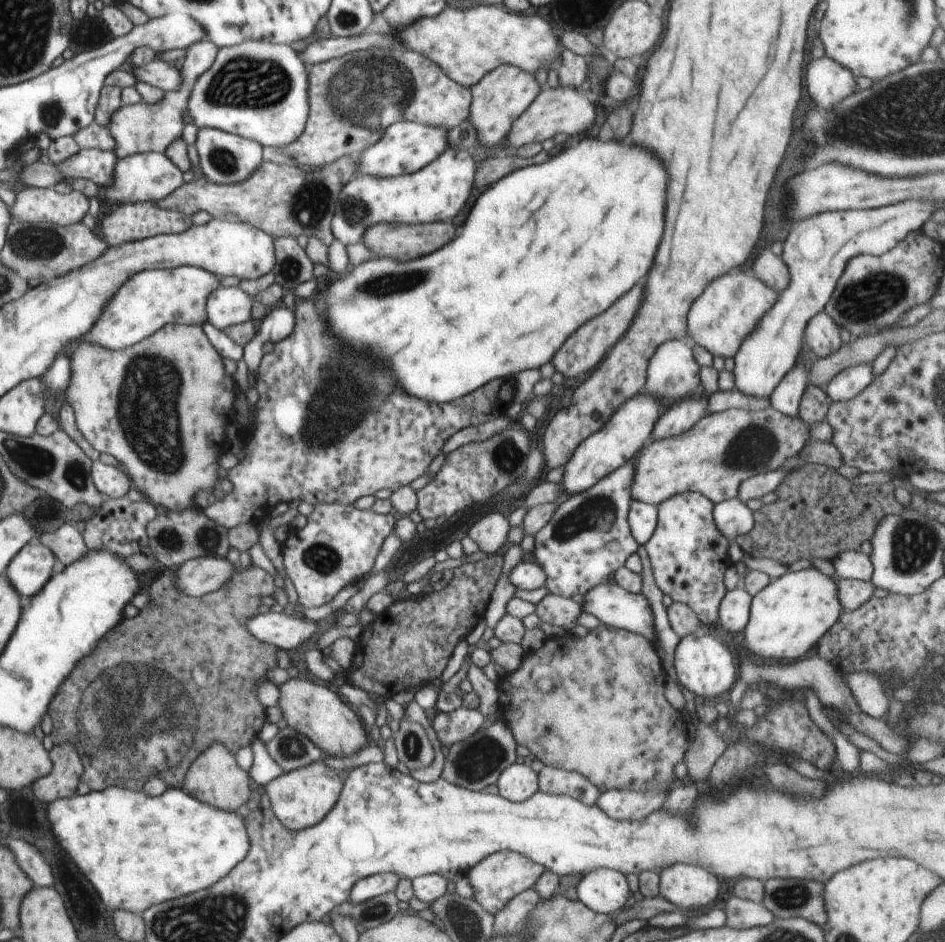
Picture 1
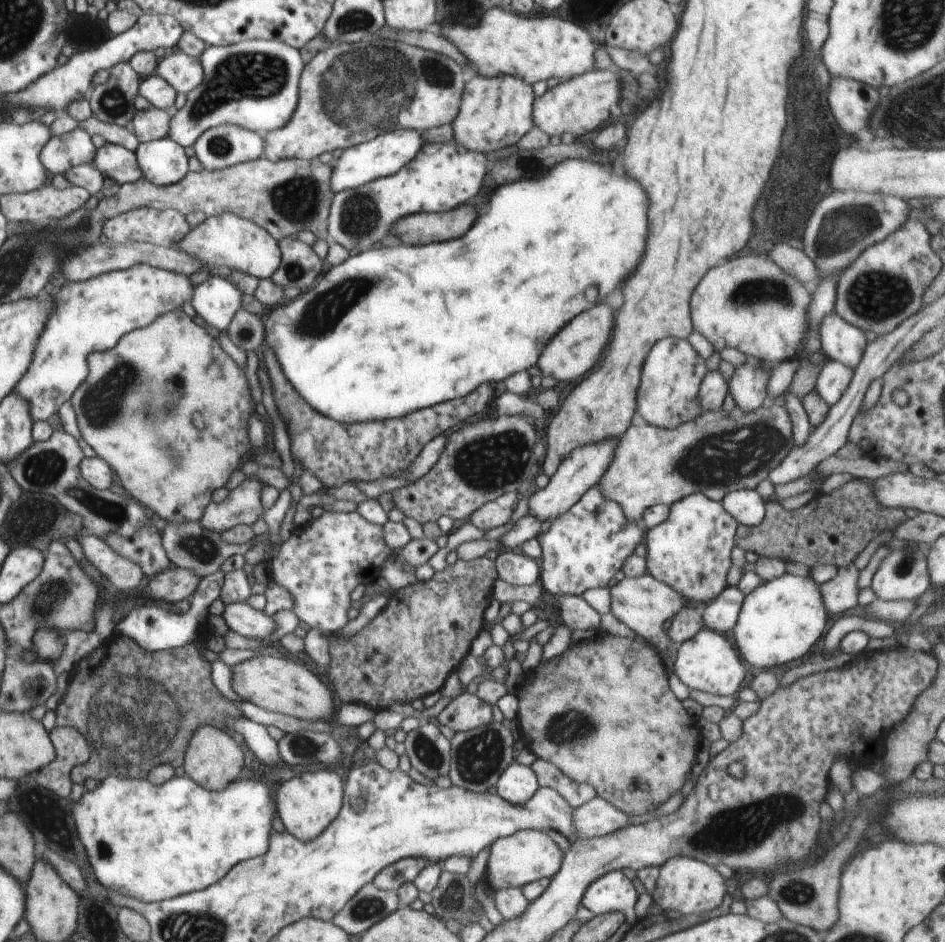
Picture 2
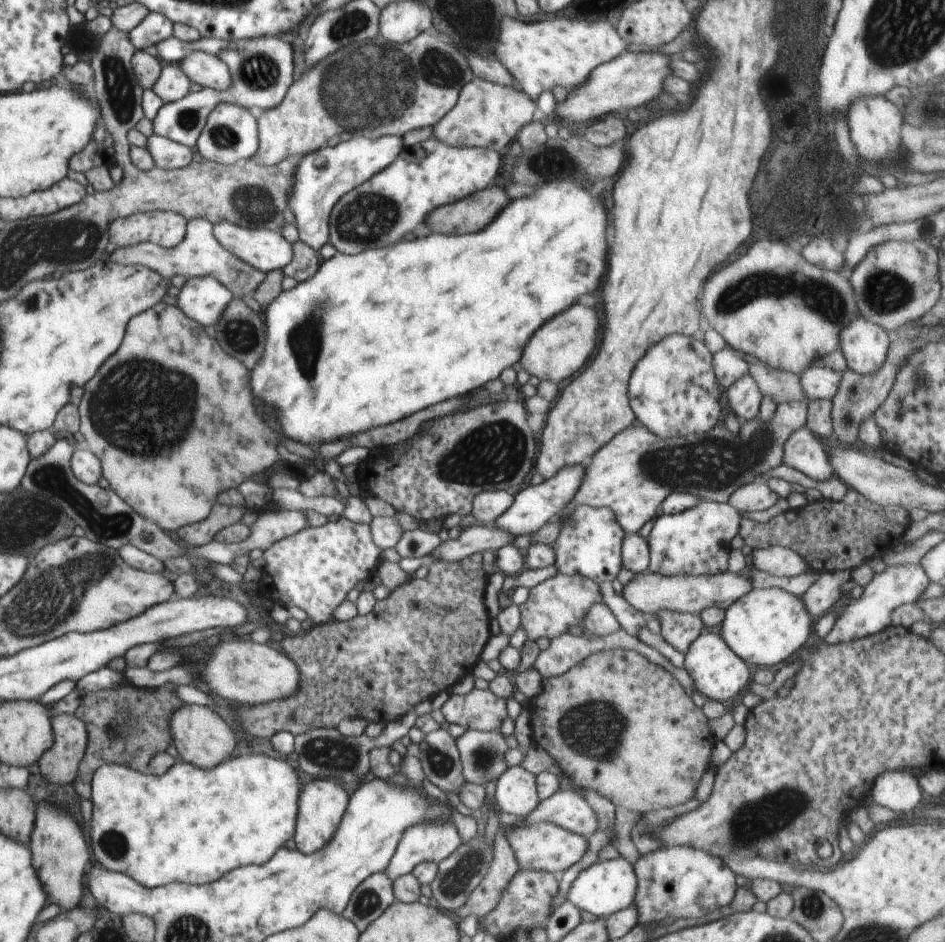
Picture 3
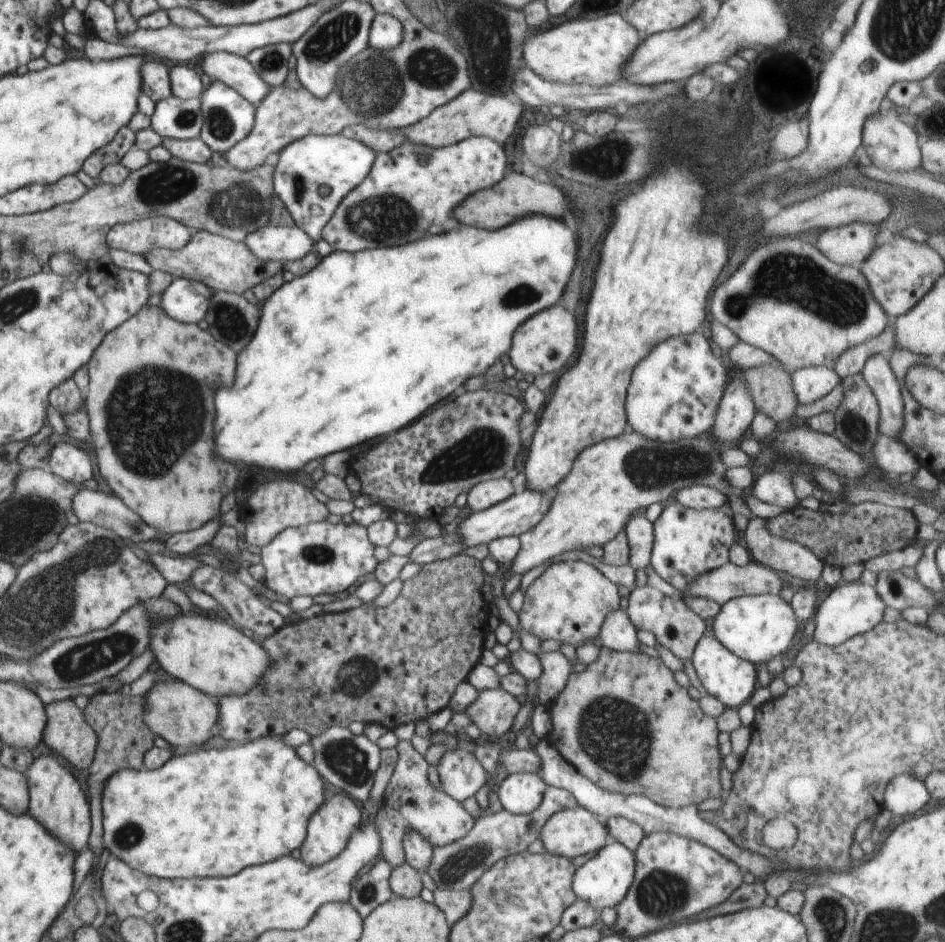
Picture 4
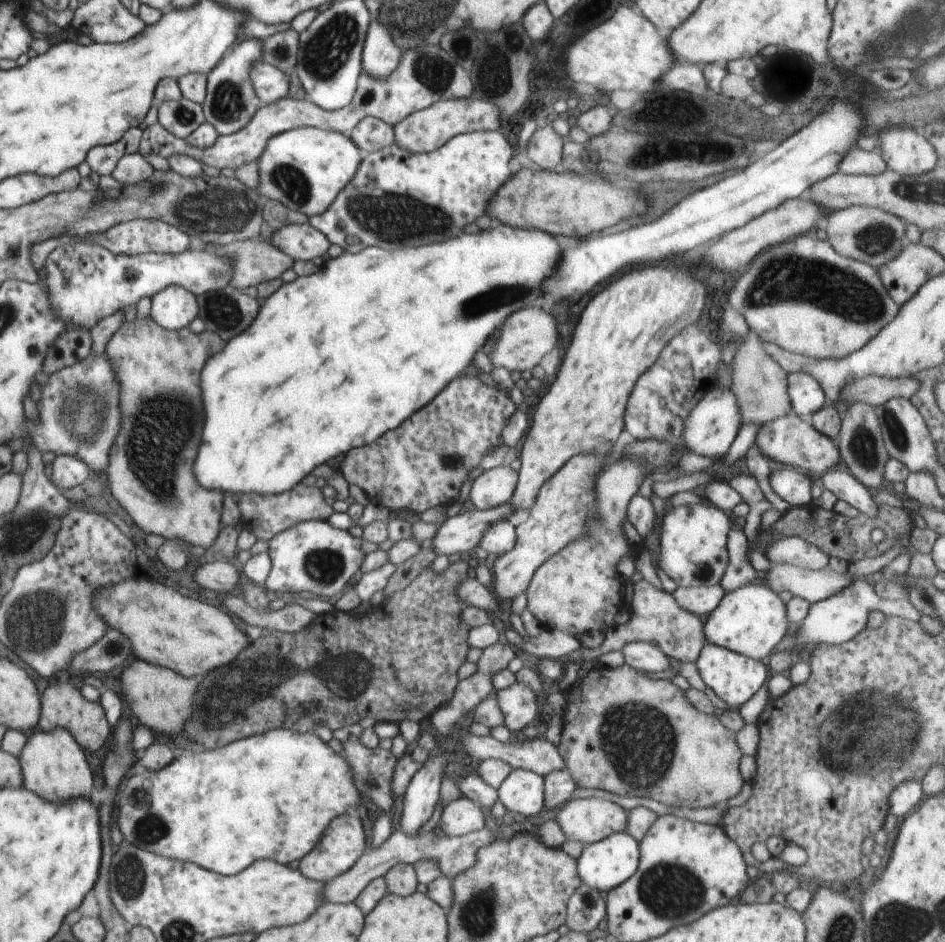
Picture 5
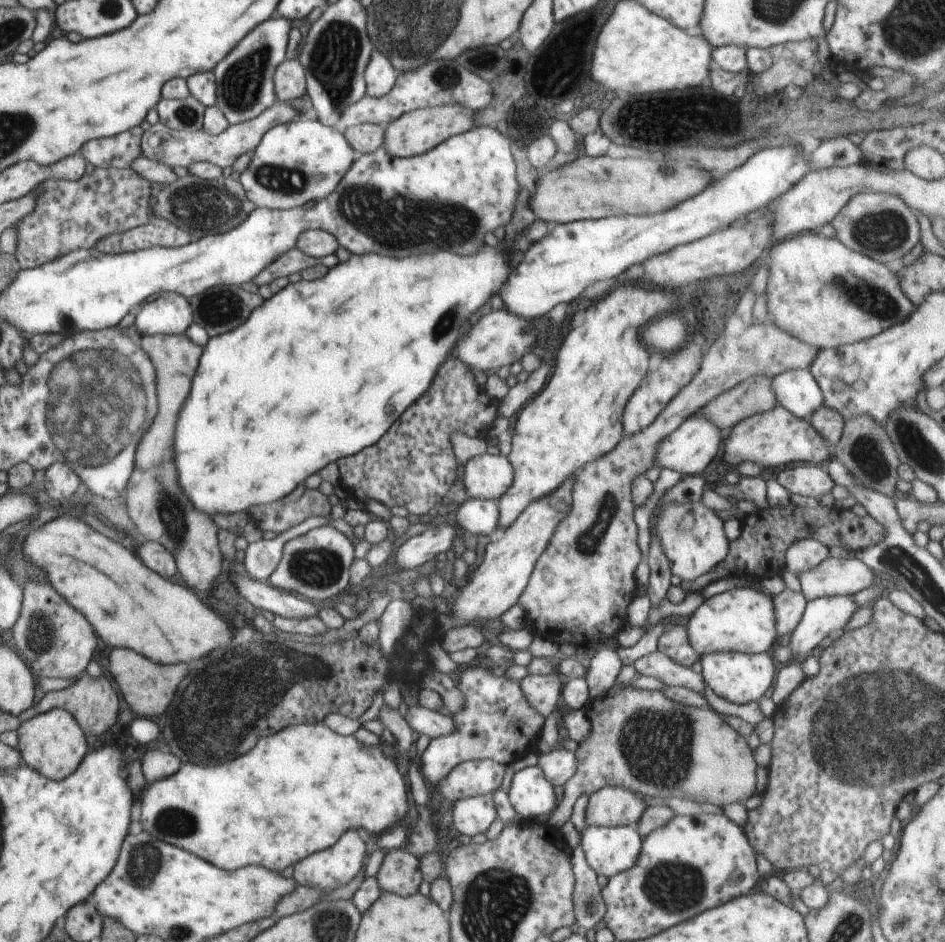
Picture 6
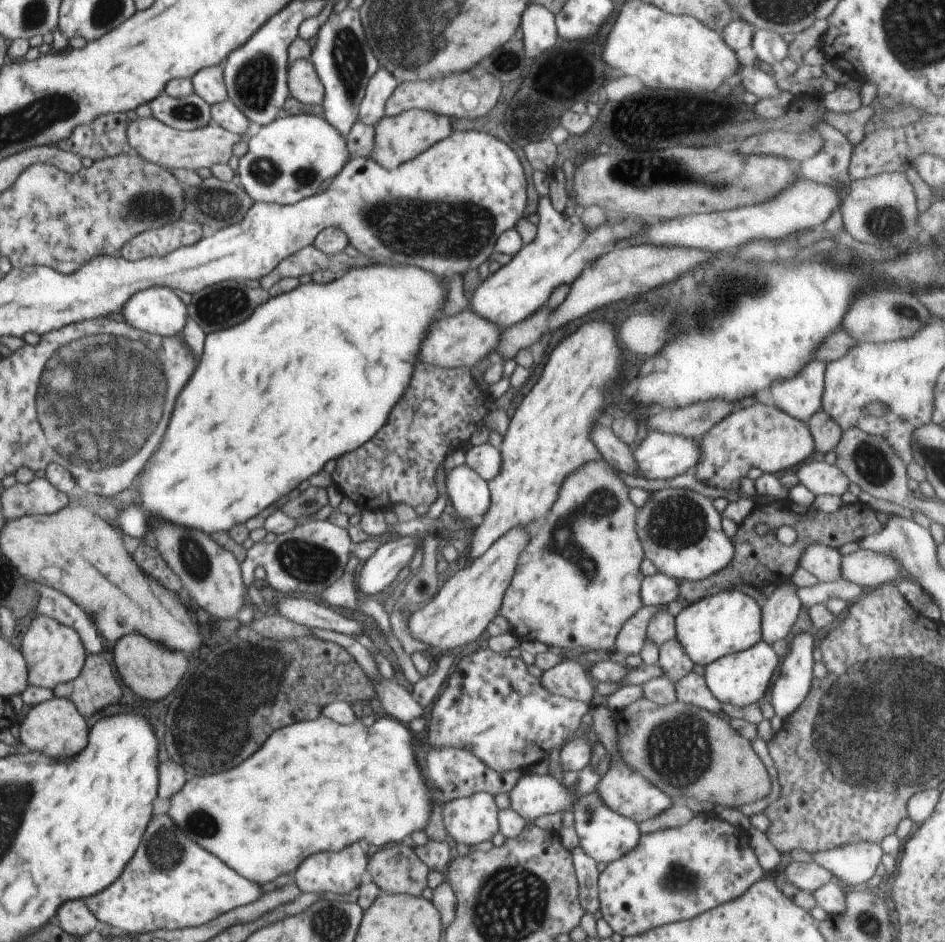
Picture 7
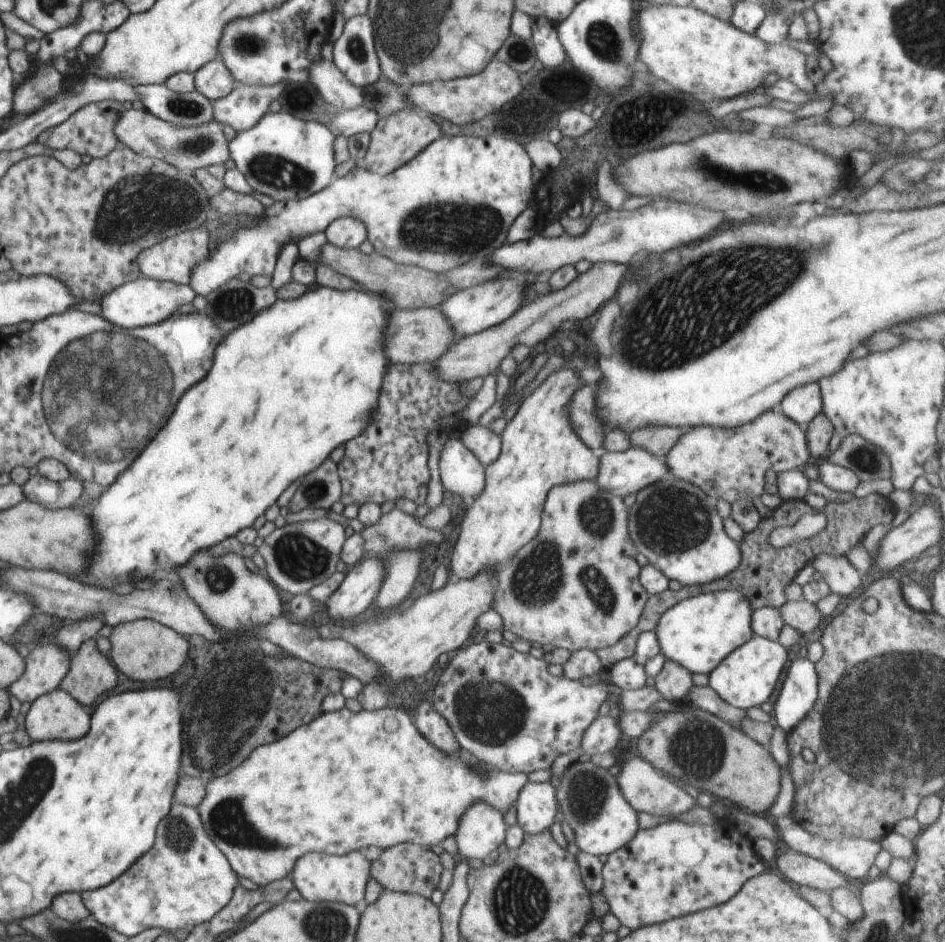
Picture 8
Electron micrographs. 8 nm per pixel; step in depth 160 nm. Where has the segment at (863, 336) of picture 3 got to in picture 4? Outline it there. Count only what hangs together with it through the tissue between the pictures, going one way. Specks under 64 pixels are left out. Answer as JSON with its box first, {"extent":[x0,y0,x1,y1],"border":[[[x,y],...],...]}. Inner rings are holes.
{"extent":[860,353,904,441],"border":[[[876,353],[870,356],[860,374],[879,404],[879,432],[900,441],[904,412],[900,386],[903,384],[896,380],[888,355]]]}

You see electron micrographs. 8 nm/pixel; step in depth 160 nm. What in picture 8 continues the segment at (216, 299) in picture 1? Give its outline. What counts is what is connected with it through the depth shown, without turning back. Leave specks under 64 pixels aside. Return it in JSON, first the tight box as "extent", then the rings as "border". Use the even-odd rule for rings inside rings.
{"extent":[101,276,197,329],"border":[[[144,276],[128,281],[112,289],[101,300],[102,316],[109,322],[125,329],[149,327],[165,321],[177,312],[180,306],[192,304],[197,293],[190,285],[176,284],[170,281],[159,281]]]}

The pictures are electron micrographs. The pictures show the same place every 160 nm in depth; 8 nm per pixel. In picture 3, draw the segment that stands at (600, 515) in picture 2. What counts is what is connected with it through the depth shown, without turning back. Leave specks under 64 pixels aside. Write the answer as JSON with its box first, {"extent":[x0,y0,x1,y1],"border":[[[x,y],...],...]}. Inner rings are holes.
{"extent":[550,505,625,584],"border":[[[576,505],[563,520],[556,540],[550,544],[555,554],[552,565],[556,566],[557,575],[580,575],[598,584],[612,582],[623,567],[621,544],[625,535],[609,508]]]}

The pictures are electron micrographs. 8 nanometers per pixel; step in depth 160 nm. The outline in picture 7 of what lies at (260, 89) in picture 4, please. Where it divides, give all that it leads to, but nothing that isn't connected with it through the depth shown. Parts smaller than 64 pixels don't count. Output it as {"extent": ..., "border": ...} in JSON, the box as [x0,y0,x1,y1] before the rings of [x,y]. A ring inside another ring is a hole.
{"extent":[287,59,325,105],"border":[[[296,59],[287,67],[290,96],[305,105],[320,105],[325,93],[311,59]]]}

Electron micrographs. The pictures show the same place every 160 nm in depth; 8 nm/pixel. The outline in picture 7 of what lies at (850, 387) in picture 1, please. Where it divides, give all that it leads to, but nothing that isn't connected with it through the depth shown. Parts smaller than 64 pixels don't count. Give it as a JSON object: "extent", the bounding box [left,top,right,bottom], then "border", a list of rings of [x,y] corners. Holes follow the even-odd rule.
{"extent":[770,362,826,423],"border":[[[810,362],[802,368],[804,372],[798,372],[794,378],[776,380],[770,386],[774,404],[786,414],[807,423],[823,406],[826,365],[826,362]]]}

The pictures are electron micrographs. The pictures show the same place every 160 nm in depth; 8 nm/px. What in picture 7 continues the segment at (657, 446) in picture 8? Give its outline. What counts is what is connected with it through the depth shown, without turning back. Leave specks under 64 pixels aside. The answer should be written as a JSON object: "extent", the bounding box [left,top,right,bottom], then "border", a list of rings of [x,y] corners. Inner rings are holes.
{"extent":[648,400,739,441],"border":[[[710,400],[673,411],[661,411],[648,421],[648,432],[674,433],[700,441],[712,427],[727,417],[726,414],[730,415],[739,409],[734,408],[736,404],[738,402]]]}

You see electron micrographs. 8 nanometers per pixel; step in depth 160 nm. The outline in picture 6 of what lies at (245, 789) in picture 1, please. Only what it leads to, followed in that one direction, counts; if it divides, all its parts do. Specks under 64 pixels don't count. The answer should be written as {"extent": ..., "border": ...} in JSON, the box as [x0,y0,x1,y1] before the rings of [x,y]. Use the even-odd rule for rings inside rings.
{"extent":[109,647,188,719],"border":[[[118,647],[111,650],[111,654],[109,654],[109,670],[116,681],[115,684],[119,692],[124,696],[126,704],[129,704],[130,710],[134,714],[138,714],[138,716],[149,719],[162,716],[166,712],[166,708],[170,706],[170,702],[172,702],[172,698],[176,694],[178,684],[188,674],[186,664],[162,666],[162,664],[154,664],[152,660],[132,649]],[[164,688],[166,688],[166,696],[164,696]]]}

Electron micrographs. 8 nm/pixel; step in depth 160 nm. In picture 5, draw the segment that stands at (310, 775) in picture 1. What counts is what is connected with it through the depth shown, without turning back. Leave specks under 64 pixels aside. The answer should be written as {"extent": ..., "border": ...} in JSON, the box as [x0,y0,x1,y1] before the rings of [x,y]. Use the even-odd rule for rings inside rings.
{"extent":[299,811,366,882],"border":[[[349,811],[332,820],[324,830],[324,836],[318,839],[316,846],[300,860],[299,869],[302,875],[309,879],[329,882],[338,875],[345,873],[363,855],[366,848],[366,834],[360,817]]]}

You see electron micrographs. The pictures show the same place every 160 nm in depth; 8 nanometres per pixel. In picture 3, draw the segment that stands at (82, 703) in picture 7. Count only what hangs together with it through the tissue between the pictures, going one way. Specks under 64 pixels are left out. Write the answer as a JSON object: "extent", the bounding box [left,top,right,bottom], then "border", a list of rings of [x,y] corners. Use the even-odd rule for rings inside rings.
{"extent":[37,714,88,786],"border":[[[69,714],[51,717],[54,742],[37,762],[40,774],[52,784],[64,786],[76,778],[88,744],[84,721]]]}

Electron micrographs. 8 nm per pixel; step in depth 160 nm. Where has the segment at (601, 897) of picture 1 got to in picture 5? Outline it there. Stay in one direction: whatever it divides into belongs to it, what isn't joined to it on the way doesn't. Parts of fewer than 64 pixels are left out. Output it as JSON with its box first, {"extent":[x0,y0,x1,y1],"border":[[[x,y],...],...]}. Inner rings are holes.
{"extent":[577,832,640,892],"border":[[[626,832],[609,834],[608,838],[584,846],[580,858],[577,860],[577,873],[582,884],[590,885],[598,892],[608,892],[625,880],[628,880],[638,870],[640,862],[639,842]]]}

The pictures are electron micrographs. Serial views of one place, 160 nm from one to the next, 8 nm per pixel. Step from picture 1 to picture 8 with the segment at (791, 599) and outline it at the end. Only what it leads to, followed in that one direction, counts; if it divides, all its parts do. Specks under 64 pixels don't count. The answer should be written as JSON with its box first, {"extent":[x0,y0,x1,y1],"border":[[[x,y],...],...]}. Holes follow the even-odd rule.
{"extent":[656,590,753,674],"border":[[[736,590],[714,591],[690,597],[670,607],[658,621],[656,632],[660,657],[681,664],[692,674],[710,674],[736,647],[753,638],[753,611]]]}

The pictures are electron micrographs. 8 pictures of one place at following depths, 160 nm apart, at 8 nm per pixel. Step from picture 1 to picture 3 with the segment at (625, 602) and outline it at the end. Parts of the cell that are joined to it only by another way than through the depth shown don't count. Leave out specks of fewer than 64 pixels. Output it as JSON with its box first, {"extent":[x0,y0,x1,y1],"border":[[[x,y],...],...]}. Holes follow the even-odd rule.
{"extent":[621,570,751,618],"border":[[[650,570],[635,574],[634,579],[623,586],[621,594],[630,606],[640,610],[648,618],[655,617],[661,611],[673,613],[694,613],[698,615],[708,607],[727,609],[743,594],[750,592],[751,580],[749,577],[731,573],[729,570],[717,575],[690,575],[662,576]]]}

